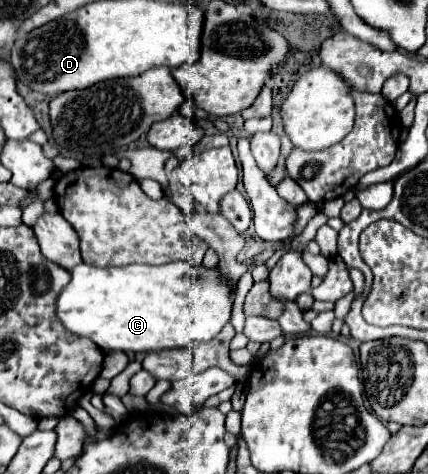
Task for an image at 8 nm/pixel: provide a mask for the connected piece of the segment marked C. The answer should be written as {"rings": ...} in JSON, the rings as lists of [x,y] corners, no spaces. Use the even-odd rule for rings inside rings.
{"rings":[[[175,261],[165,265],[123,265],[123,267],[97,267],[91,263],[79,263],[71,269],[71,281],[57,297],[57,319],[63,327],[79,337],[95,341],[101,351],[123,351],[123,353],[149,353],[171,347],[191,347],[197,341],[211,341],[231,317],[229,285],[221,281],[217,267],[205,269],[203,265],[193,267],[187,261]]]}

